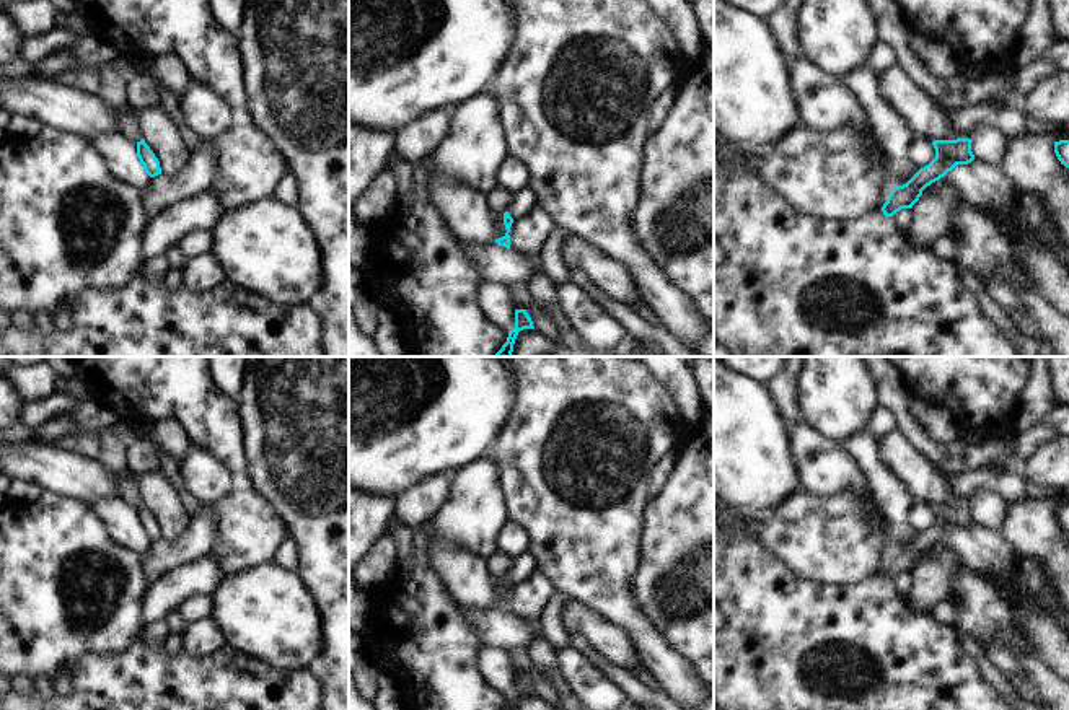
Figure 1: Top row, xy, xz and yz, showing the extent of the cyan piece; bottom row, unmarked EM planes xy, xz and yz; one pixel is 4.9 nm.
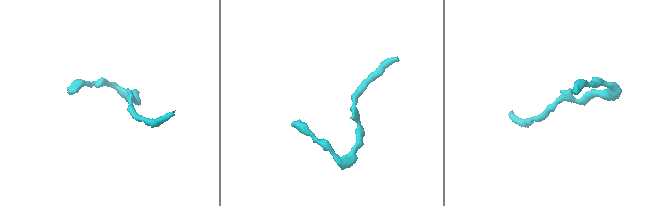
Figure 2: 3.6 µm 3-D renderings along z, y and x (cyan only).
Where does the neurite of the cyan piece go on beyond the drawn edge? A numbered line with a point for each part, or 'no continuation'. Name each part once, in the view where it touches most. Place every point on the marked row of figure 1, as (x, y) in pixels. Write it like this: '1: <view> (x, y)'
no continuation

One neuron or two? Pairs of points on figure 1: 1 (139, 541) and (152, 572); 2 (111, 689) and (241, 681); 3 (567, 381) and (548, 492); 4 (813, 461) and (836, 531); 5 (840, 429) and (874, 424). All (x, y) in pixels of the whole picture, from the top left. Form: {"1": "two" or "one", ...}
{"1": "two", "2": "one", "3": "one", "4": "two", "5": "two"}

